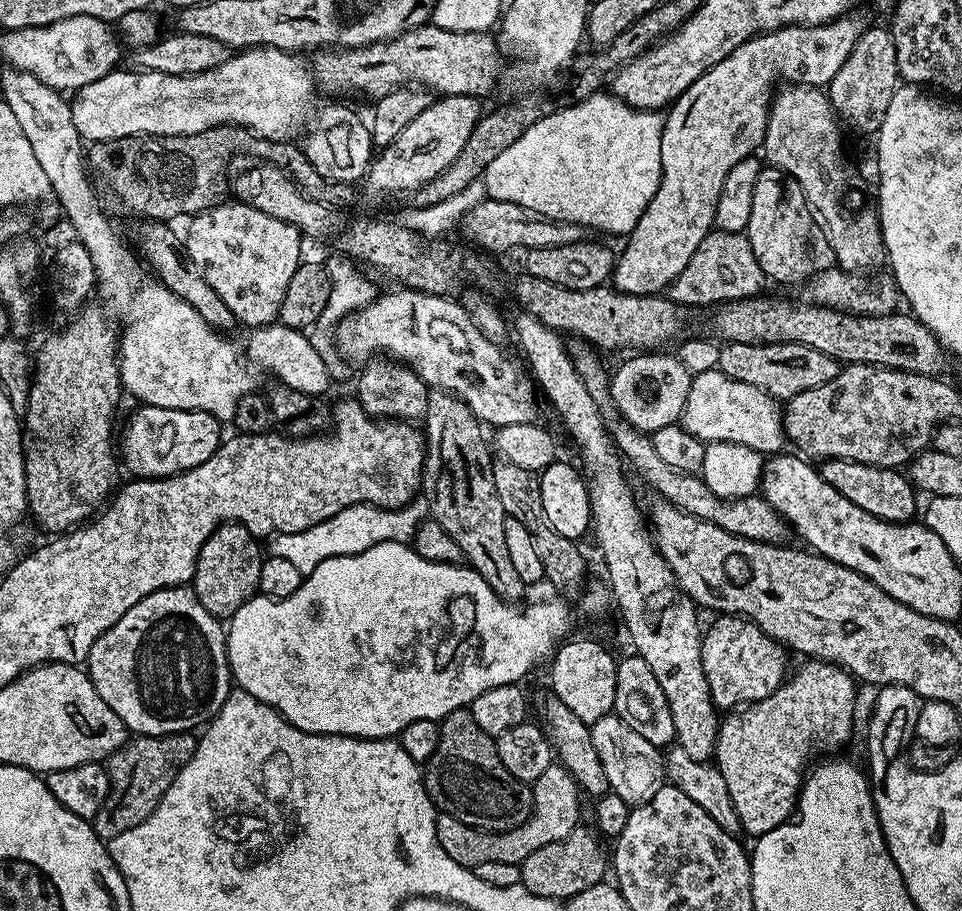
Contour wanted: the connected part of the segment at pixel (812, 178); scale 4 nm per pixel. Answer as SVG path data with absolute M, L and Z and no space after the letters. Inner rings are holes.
M788 84L772 97L762 152L768 155L767 163L771 167L781 168L796 179L798 186L802 186L808 207L822 221L822 227L828 234L836 264L846 272L872 274L886 264L880 217L875 211L865 216L844 216L844 203L852 188L852 168L844 153L840 127L841 121L823 87Z

